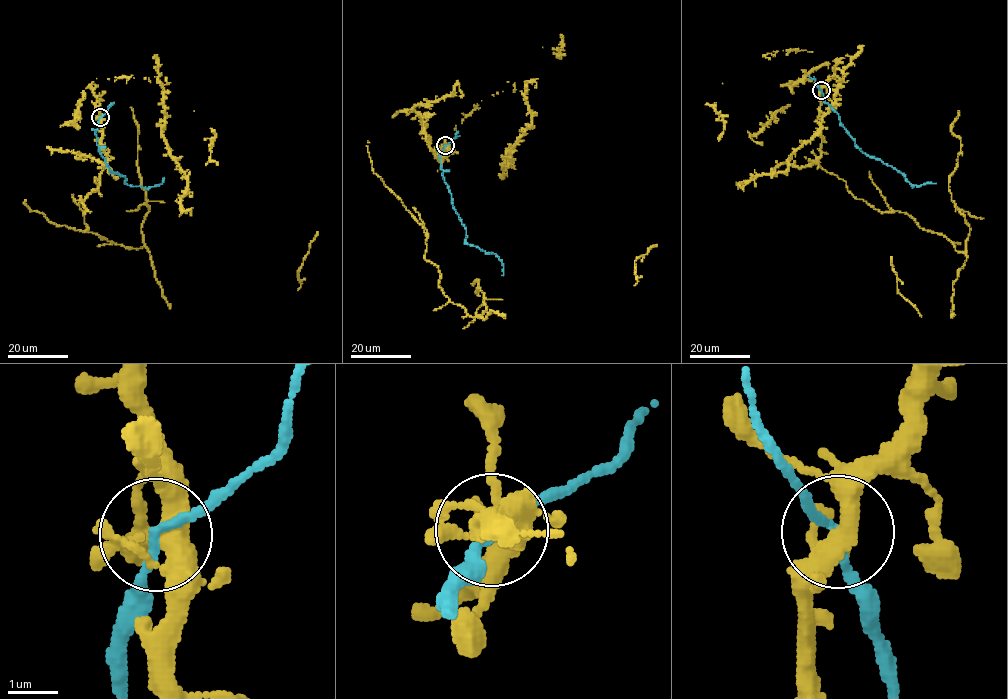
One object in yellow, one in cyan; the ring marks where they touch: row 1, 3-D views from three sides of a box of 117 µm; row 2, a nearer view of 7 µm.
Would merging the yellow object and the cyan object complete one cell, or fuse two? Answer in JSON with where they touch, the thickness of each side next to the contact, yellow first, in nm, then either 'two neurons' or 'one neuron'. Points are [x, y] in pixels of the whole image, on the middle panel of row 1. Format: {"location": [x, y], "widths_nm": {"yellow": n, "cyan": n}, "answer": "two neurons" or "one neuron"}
{"location": [445, 145], "widths_nm": {"yellow": 360, "cyan": 160}, "answer": "one neuron"}

